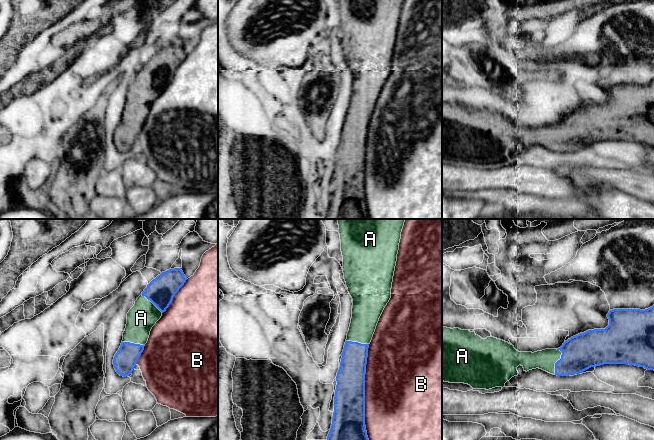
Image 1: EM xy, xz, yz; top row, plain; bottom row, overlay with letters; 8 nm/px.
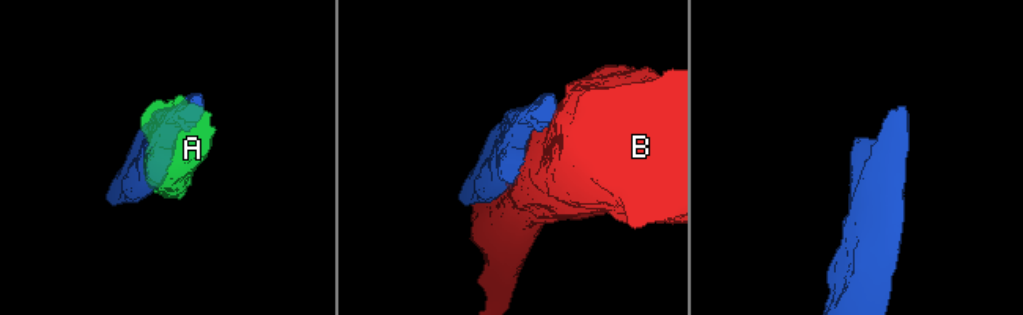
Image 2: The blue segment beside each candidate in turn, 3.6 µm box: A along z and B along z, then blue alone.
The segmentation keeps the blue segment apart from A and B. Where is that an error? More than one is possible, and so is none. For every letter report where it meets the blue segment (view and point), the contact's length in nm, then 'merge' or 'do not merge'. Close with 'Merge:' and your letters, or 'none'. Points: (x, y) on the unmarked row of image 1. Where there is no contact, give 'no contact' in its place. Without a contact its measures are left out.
A: yz (556, 138) | 220 nm | merge
B: xz (364, 169) | 800 nm | do not merge
Merge: A

